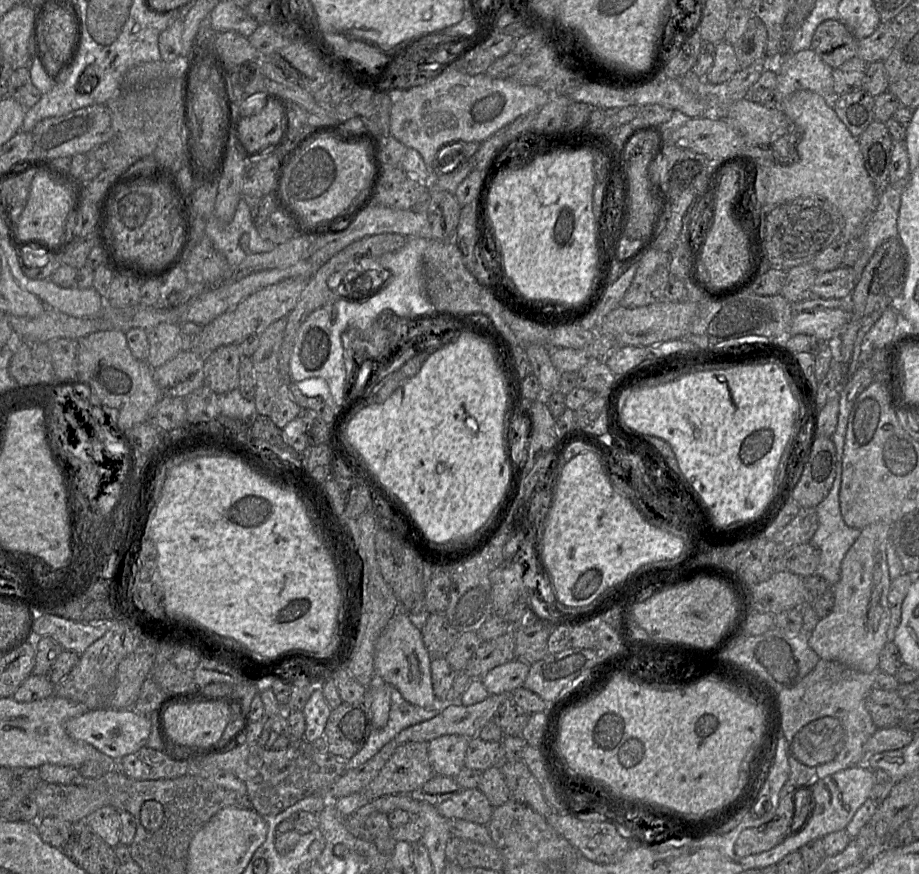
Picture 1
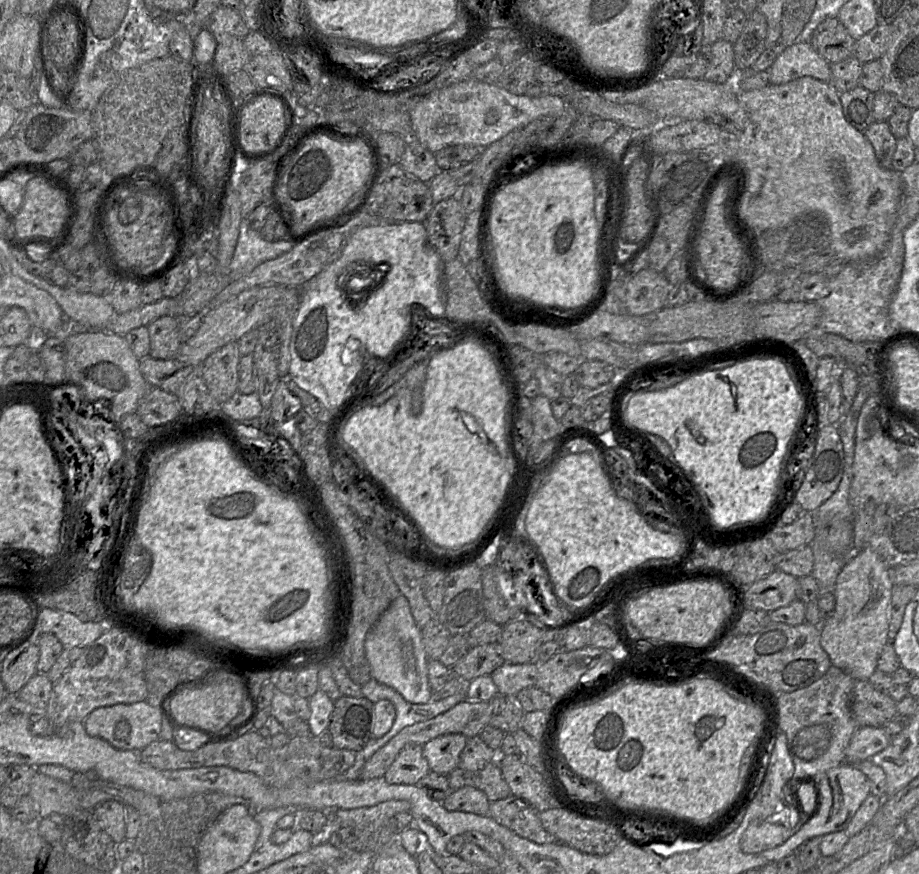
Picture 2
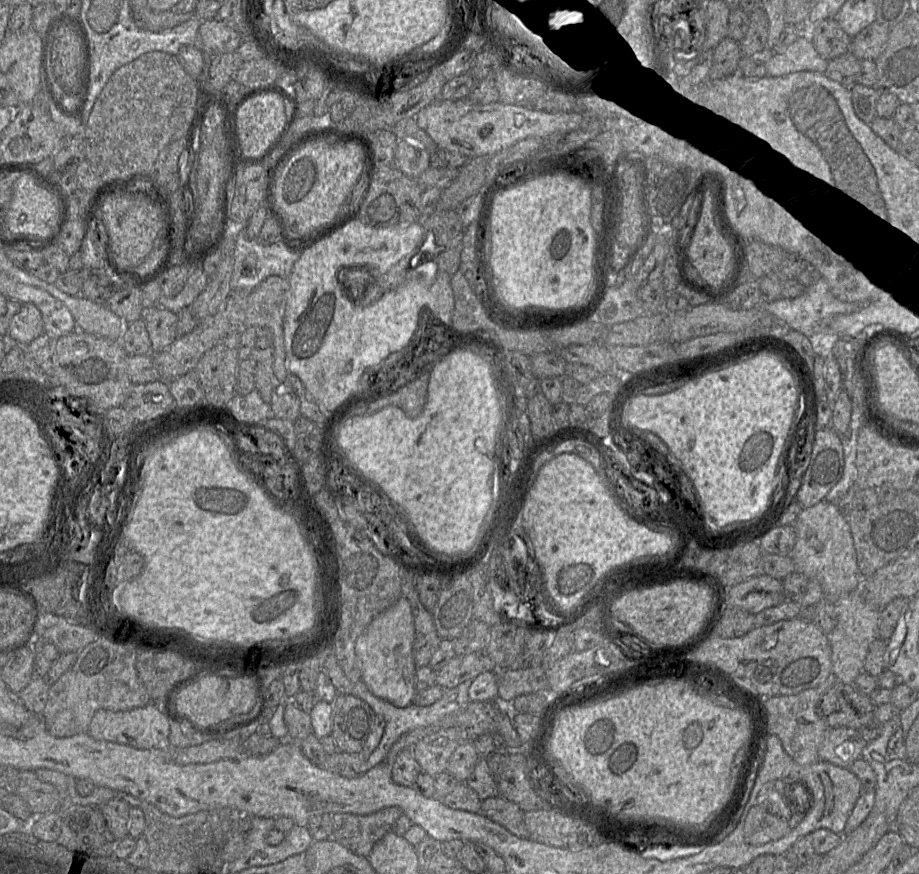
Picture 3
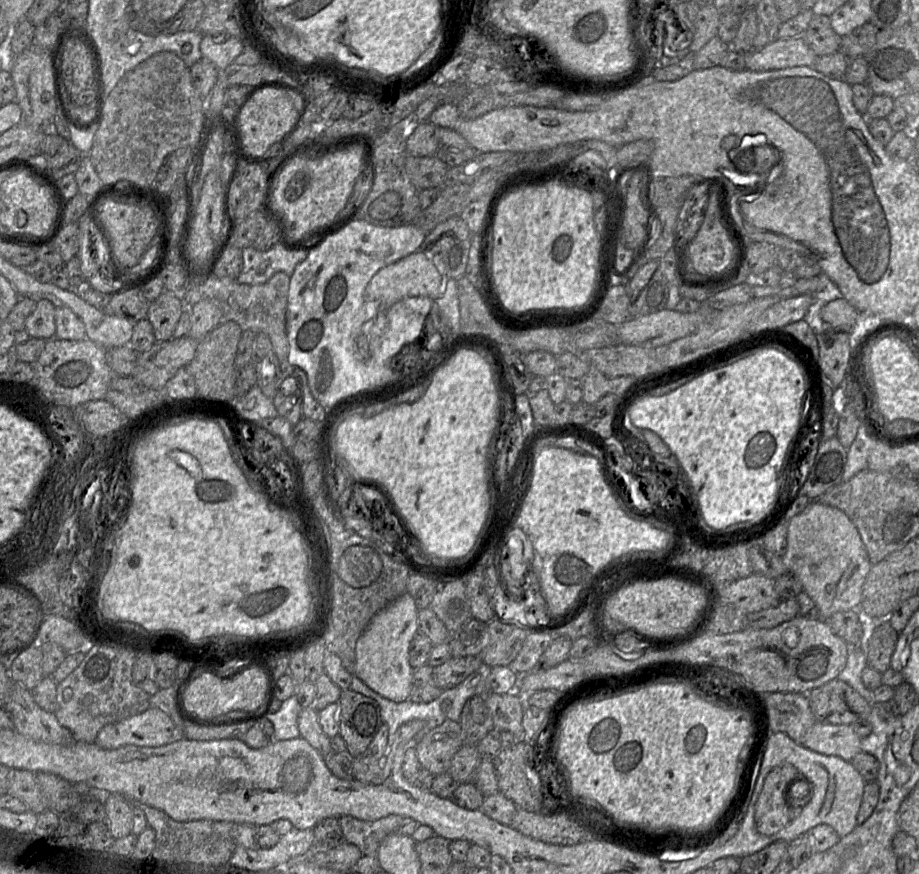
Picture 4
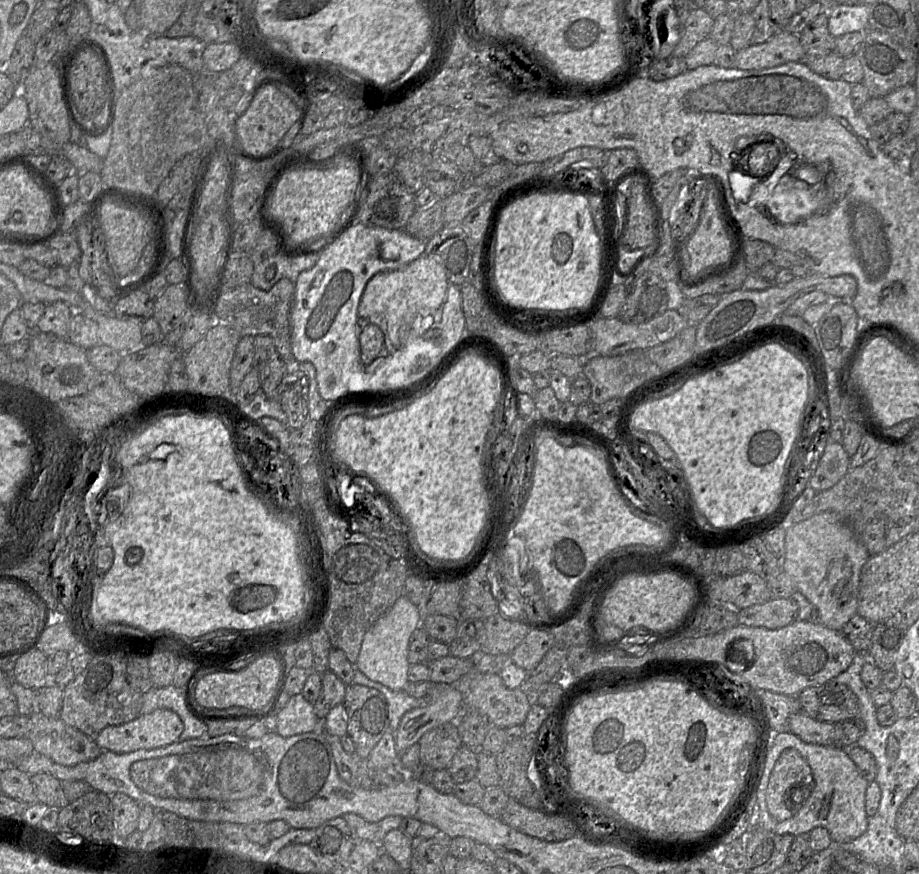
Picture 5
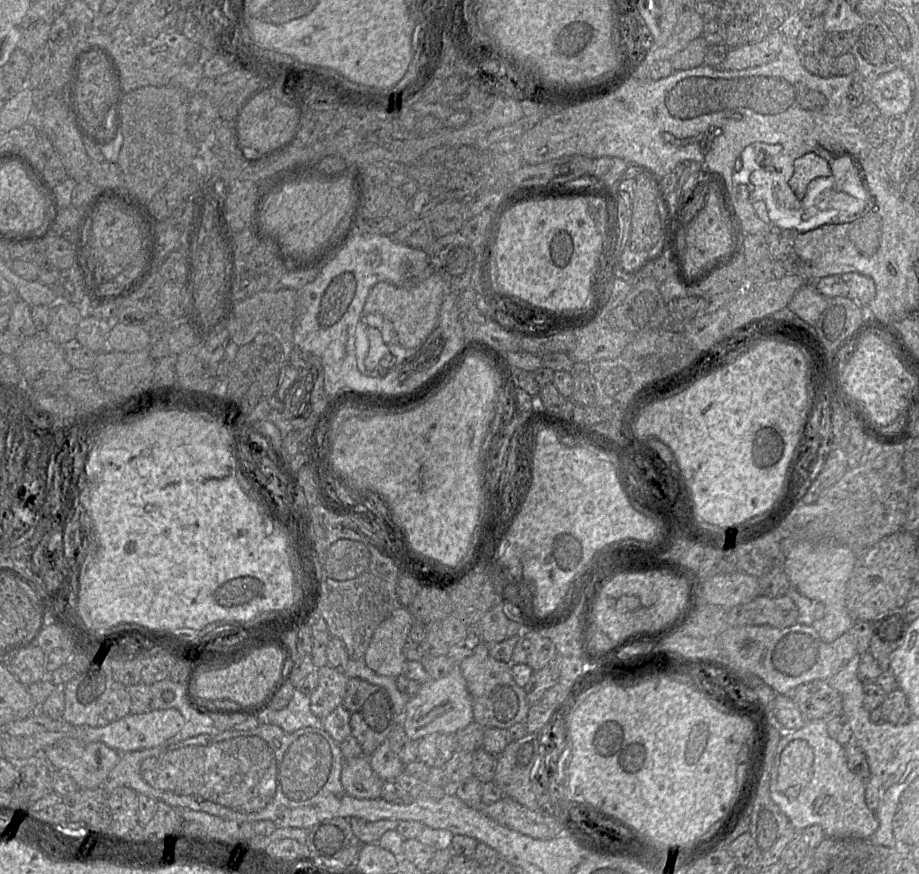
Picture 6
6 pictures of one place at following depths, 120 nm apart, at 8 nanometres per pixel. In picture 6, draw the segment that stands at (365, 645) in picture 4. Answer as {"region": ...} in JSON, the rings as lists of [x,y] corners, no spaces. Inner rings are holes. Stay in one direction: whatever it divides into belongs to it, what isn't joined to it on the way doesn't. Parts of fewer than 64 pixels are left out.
{"region":[[[407,607],[395,609],[375,630],[363,658],[366,665],[382,676],[403,674],[404,645],[413,623]]]}

